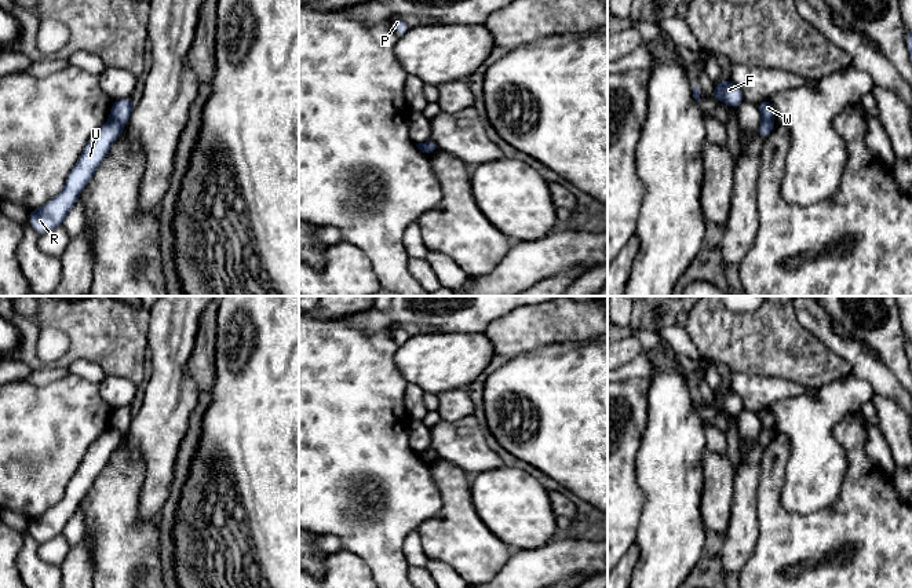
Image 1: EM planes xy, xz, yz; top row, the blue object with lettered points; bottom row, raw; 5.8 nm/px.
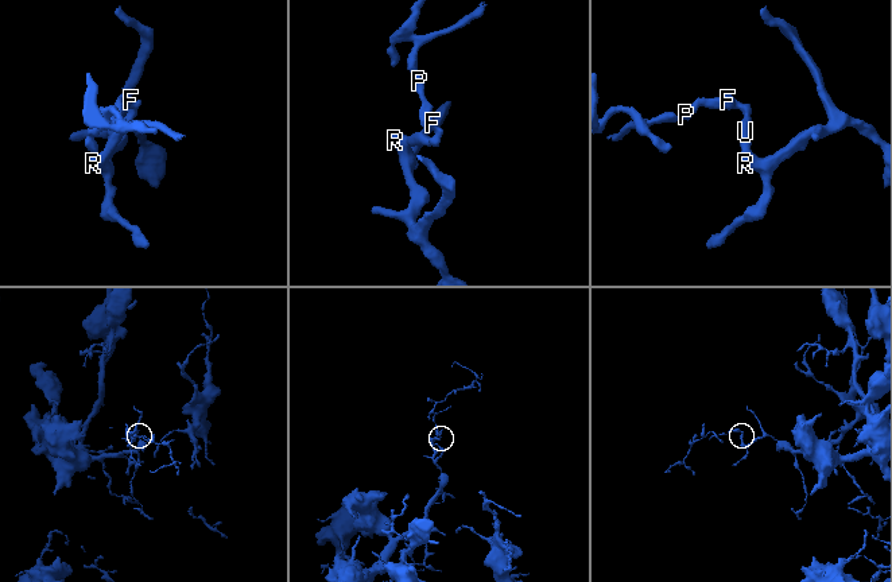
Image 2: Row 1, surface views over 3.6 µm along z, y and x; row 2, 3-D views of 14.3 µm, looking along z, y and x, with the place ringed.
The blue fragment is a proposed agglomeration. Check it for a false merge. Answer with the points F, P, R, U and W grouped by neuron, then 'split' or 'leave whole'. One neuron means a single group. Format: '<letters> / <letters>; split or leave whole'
F P W / R U; split

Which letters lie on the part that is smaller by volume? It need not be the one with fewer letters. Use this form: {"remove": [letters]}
{"remove": ["F", "P", "W"]}

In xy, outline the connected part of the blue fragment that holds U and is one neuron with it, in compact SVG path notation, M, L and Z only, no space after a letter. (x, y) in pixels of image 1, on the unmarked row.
M109 427L88 449L80 467L68 483L63 498L45 514L29 519L29 532L39 544L62 534L66 523L77 511L83 497L90 490L112 453L123 442L124 434Z

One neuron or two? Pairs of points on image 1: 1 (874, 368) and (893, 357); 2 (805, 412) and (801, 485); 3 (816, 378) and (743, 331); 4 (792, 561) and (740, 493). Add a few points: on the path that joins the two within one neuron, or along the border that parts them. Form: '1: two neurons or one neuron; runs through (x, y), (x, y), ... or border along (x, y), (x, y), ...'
1: two neurons; border along (879, 358), (897, 380)
2: one neuron; runs through (805, 430), (805, 467)
3: one neuron; runs through (798, 360), (790, 351), (772, 342), (761, 342)
4: two neurons; border along (759, 481), (757, 486), (758, 537), (755, 546)

